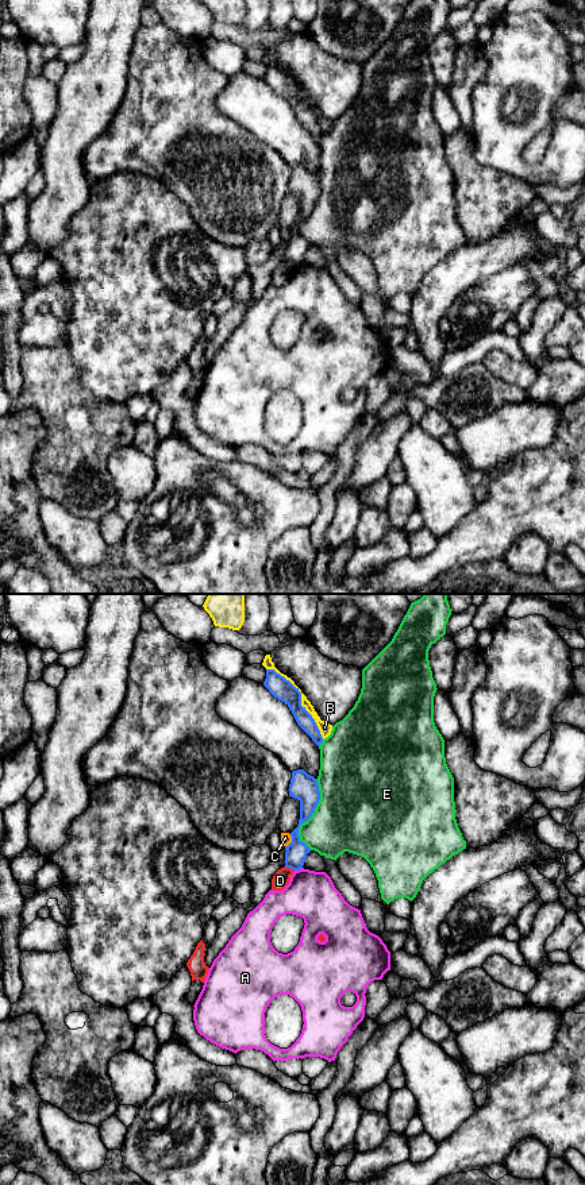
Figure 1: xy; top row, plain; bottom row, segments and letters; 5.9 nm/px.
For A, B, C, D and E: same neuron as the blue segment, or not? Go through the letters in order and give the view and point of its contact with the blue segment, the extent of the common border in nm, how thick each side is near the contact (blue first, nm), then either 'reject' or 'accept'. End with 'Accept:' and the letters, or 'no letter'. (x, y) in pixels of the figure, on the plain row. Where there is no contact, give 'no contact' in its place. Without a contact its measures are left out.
A: xy (297, 265) | 50 nm | 130/300 nm | reject
B: xy (300, 95) | 550 nm | 130/70 nm | reject
C: xy (292, 236) | 90 nm | 130/60 nm | reject
D: xy (289, 262) | 70 nm | 130/100 nm | reject
E: xy (311, 211) | 420 nm | 160/440 nm | reject
Accept: no letter

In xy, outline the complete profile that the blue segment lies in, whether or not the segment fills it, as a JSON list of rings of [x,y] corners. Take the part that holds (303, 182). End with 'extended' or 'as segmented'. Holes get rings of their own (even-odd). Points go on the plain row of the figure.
[[[297,165],[292,167],[292,174],[289,180],[289,192],[300,197],[300,215],[297,223],[290,228],[292,238],[285,242],[285,262],[293,266],[303,263],[307,250],[311,244],[300,236],[299,223],[301,219],[307,217],[320,196],[320,186],[317,181],[317,174],[308,170],[304,165]]]; as segmented

